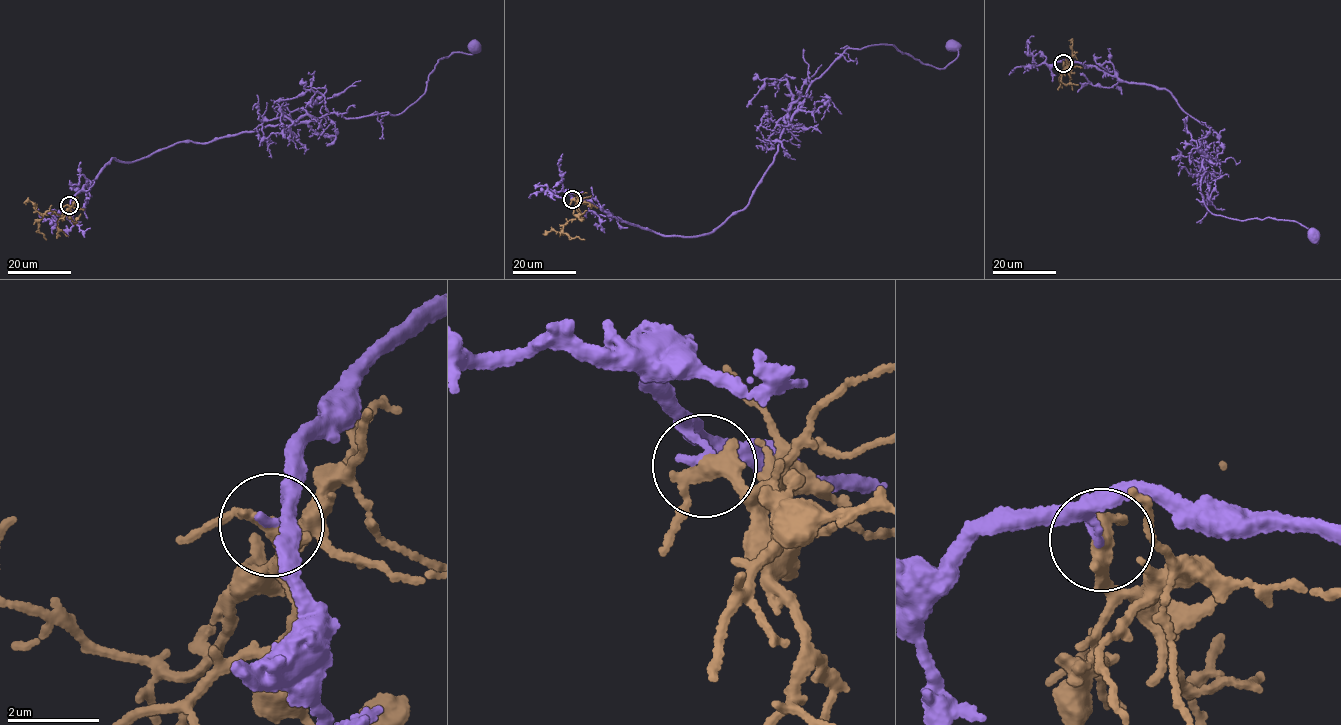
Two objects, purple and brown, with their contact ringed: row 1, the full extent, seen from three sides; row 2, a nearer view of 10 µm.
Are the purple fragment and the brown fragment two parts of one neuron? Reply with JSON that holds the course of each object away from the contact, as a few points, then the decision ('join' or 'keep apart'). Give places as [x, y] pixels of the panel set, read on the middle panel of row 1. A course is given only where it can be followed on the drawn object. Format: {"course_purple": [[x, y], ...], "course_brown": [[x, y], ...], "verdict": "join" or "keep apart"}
{"course_purple": [[573, 199], [663, 235], [709, 232], [744, 209], [810, 84], [846, 49], [891, 44], [941, 68], [952, 46]], "course_brown": [[573, 199], [579, 215], [565, 223], [563, 232], [585, 239]], "verdict": "keep apart"}

